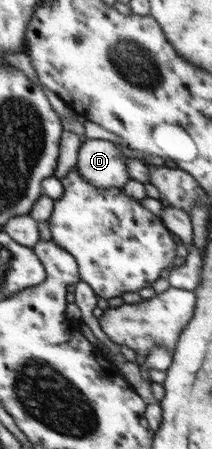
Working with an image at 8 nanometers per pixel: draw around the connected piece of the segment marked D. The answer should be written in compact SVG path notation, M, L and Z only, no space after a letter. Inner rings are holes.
M87 139L81 144L76 169L95 187L123 188L129 181L125 156L115 143L103 139Z

